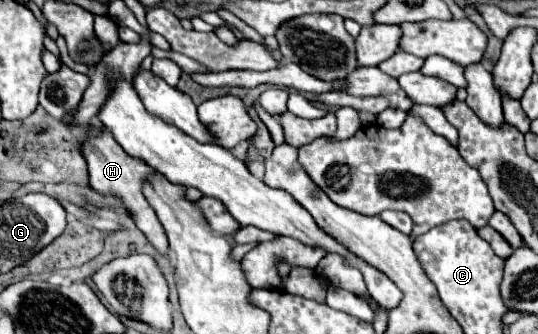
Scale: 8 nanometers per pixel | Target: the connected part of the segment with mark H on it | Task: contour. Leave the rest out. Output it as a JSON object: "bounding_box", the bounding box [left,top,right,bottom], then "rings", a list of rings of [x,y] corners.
{"bounding_box":[82,131,168,255],"rings":[[[104,131],[98,137],[88,137],[82,145],[82,153],[88,161],[88,173],[90,173],[90,187],[96,189],[102,195],[114,195],[116,199],[120,199],[124,203],[124,207],[128,209],[128,213],[132,215],[136,227],[148,237],[148,241],[156,247],[158,253],[166,255],[168,253],[168,237],[164,235],[164,227],[160,223],[160,219],[156,217],[154,209],[148,205],[146,197],[142,195],[142,187],[148,175],[154,175],[156,171],[150,169],[144,161],[130,157],[118,143],[116,139]]]}

